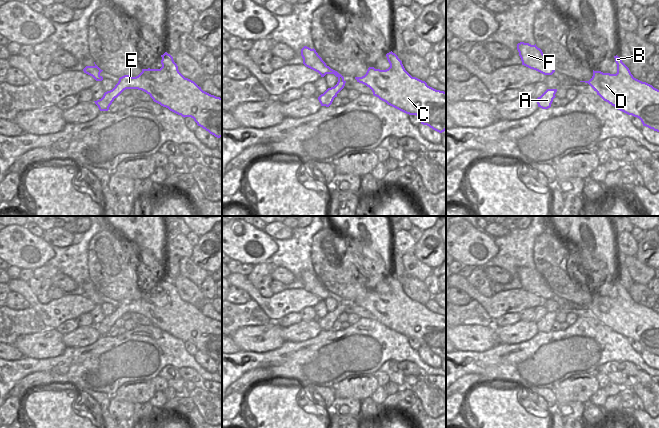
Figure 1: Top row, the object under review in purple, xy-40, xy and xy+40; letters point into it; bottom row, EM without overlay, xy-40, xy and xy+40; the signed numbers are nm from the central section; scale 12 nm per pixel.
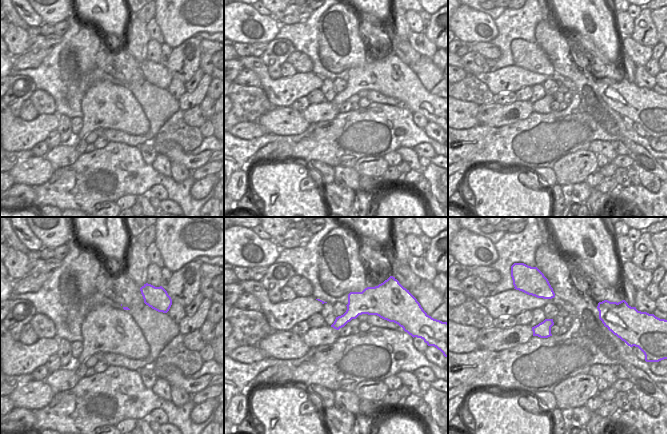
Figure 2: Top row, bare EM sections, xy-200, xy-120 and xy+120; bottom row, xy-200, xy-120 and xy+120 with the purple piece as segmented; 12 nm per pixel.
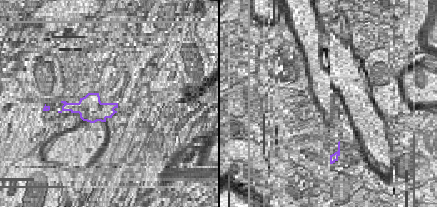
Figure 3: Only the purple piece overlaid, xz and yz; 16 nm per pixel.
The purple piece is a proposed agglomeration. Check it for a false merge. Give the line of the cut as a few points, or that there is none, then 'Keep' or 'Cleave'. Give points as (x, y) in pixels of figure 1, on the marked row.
Split along xy (342, 76), (338, 78). Cleave

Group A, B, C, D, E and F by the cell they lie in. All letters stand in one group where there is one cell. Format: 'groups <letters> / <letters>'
groups A B C D E / F

